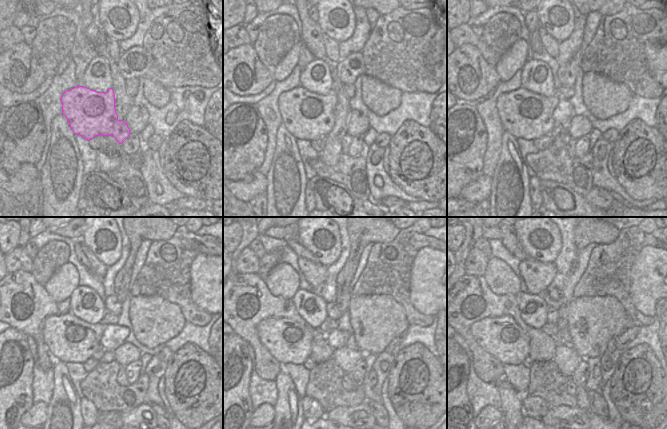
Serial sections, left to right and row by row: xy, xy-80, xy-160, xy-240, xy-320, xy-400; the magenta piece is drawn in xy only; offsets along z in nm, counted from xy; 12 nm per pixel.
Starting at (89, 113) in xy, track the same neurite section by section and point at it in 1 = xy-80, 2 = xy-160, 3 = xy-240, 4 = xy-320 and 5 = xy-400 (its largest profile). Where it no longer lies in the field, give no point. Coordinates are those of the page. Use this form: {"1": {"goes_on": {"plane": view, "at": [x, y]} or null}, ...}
{"1": {"goes_on": {"plane": "xy-80", "at": [307, 116]}}, "2": {"goes_on": {"plane": "xy-160", "at": [524, 114]}}, "3": {"goes_on": {"plane": "xy-240", "at": [69, 339]}}, "4": {"goes_on": {"plane": "xy-320", "at": [287, 341]}}, "5": {"goes_on": {"plane": "xy-400", "at": [501, 337]}}}

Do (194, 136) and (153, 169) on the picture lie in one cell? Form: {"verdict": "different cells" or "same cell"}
{"verdict": "different cells"}

